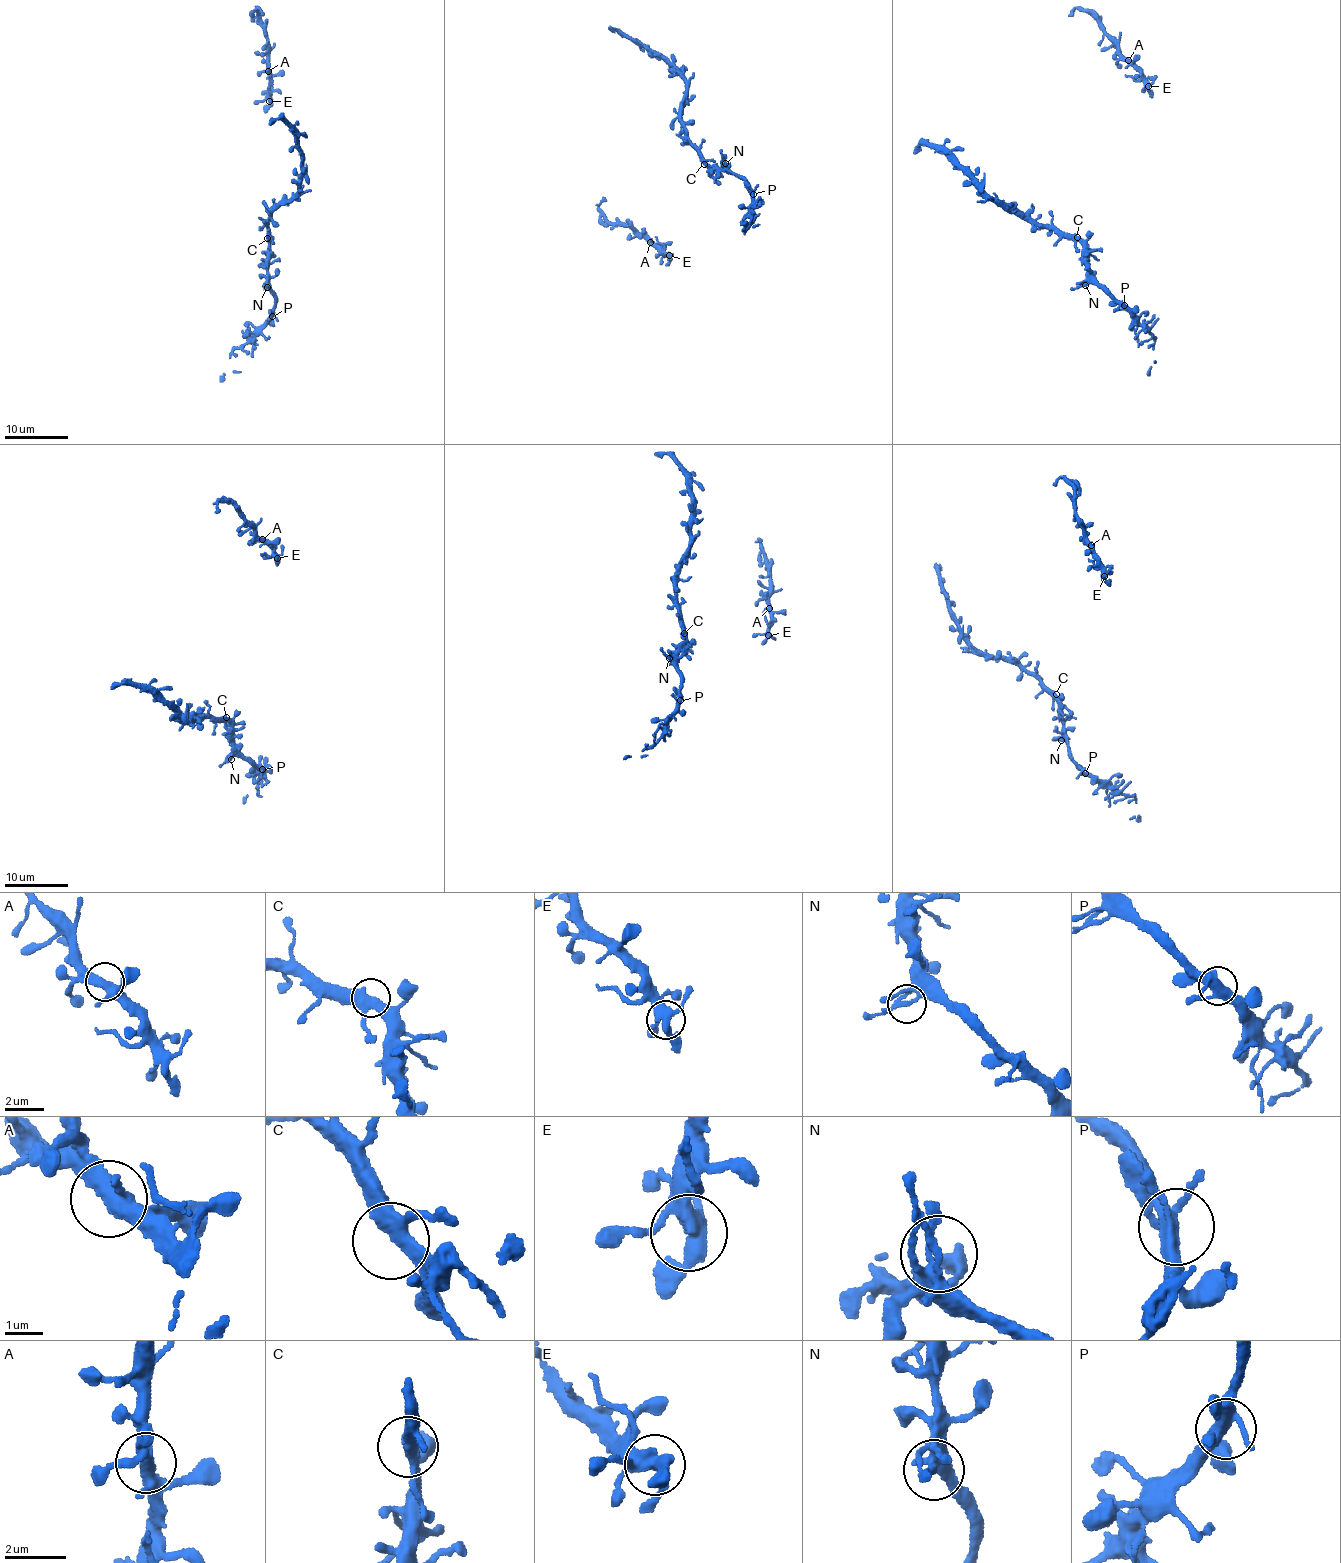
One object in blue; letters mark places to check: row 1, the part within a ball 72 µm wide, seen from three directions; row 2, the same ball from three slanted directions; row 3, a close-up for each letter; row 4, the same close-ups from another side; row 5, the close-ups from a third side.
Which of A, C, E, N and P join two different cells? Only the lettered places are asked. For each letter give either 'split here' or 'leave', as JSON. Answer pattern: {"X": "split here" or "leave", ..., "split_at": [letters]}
{"A": "leave", "C": "leave", "E": "leave", "N": "leave", "P": "leave", "split_at": []}

